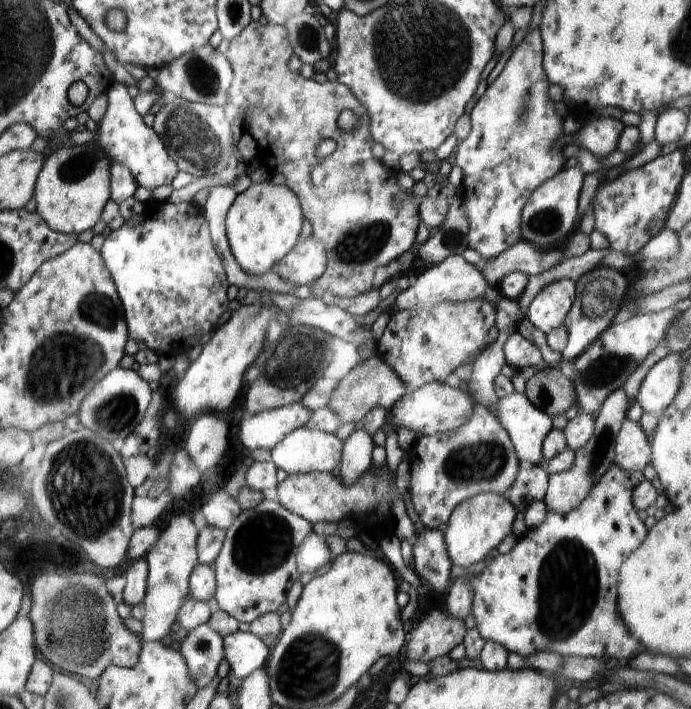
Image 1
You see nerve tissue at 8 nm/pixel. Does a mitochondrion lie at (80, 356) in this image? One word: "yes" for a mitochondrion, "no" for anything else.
yes

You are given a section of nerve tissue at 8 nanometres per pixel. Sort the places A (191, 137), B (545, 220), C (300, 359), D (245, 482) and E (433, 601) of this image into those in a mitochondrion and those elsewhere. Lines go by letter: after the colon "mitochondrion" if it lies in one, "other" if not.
A: mitochondrion
B: mitochondrion
C: mitochondrion
D: other
E: other

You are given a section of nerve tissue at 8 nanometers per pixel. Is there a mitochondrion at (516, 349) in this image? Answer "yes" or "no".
no

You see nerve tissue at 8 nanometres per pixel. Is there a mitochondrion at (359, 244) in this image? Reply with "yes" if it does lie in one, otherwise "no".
yes

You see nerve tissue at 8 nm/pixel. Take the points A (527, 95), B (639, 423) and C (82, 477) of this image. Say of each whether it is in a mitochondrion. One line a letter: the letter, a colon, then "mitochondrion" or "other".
A: mitochondrion
B: other
C: mitochondrion

